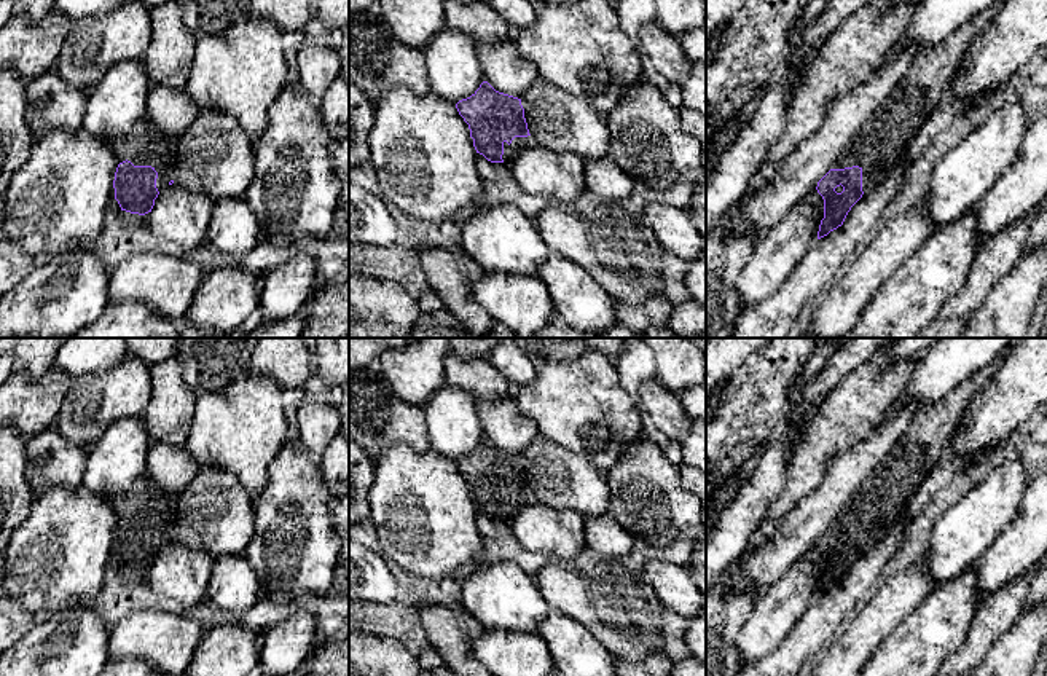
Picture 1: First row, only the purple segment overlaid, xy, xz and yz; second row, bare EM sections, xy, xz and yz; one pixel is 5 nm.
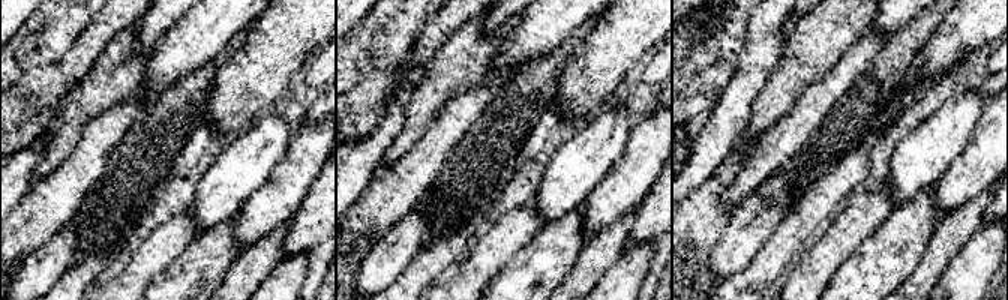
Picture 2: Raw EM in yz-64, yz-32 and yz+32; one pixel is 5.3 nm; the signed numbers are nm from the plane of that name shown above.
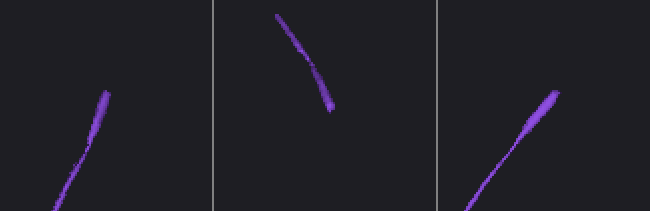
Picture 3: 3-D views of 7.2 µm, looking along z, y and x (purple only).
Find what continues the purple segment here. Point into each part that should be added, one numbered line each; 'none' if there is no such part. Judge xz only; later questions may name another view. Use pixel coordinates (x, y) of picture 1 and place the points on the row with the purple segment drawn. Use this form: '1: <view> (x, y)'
1: xz (518, 144)

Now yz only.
1: yz (883, 142)

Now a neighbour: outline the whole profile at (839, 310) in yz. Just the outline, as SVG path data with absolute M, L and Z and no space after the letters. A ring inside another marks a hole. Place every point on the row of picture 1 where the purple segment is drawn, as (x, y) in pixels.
M924 207L899 214L813 303L811 325L806 333L819 338L843 338L849 333L880 287L934 231Z

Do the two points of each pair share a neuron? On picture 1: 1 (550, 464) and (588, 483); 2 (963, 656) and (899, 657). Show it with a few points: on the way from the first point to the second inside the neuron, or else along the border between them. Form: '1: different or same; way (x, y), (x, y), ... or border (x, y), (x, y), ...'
1: same; way (560, 474), (566, 480), (579, 483)
2: different; border (969, 624), (964, 640), (945, 659)

